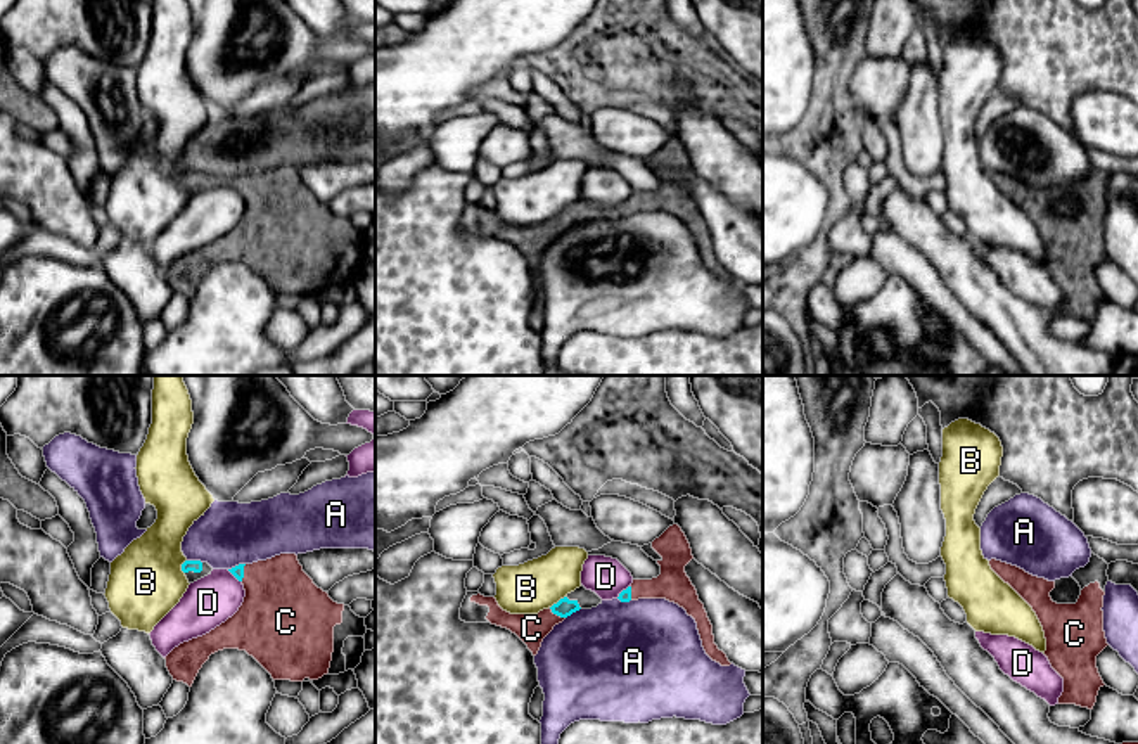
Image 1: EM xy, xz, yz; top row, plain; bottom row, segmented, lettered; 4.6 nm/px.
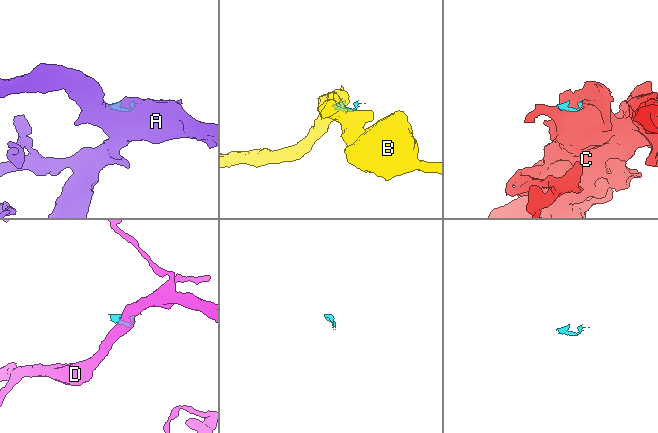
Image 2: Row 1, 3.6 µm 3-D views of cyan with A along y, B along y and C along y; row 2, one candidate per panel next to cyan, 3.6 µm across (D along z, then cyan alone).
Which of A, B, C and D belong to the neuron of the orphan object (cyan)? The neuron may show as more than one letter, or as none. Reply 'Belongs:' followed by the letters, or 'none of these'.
Belongs: C

